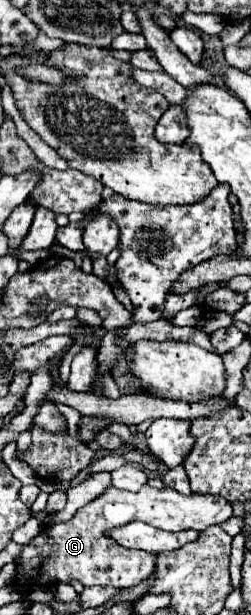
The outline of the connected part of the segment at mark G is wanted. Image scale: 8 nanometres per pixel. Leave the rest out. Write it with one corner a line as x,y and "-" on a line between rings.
148,484
142,486
140,492
116,490
112,486
94,502
80,508
72,520
56,526
46,526
32,542
24,544
24,552
16,570
16,580
20,582
22,590
26,590
28,584
36,586
48,586
58,582
68,584
72,578
80,580
84,586
132,588
152,574
154,570
152,562
144,562
144,566
116,566
116,562
128,560
134,554
130,550
120,548
112,538
104,536
106,530
138,520
170,532
181,530
202,532
212,524
226,522
228,518
232,518
232,506
220,496
208,496
208,494
184,496
172,488
158,490

